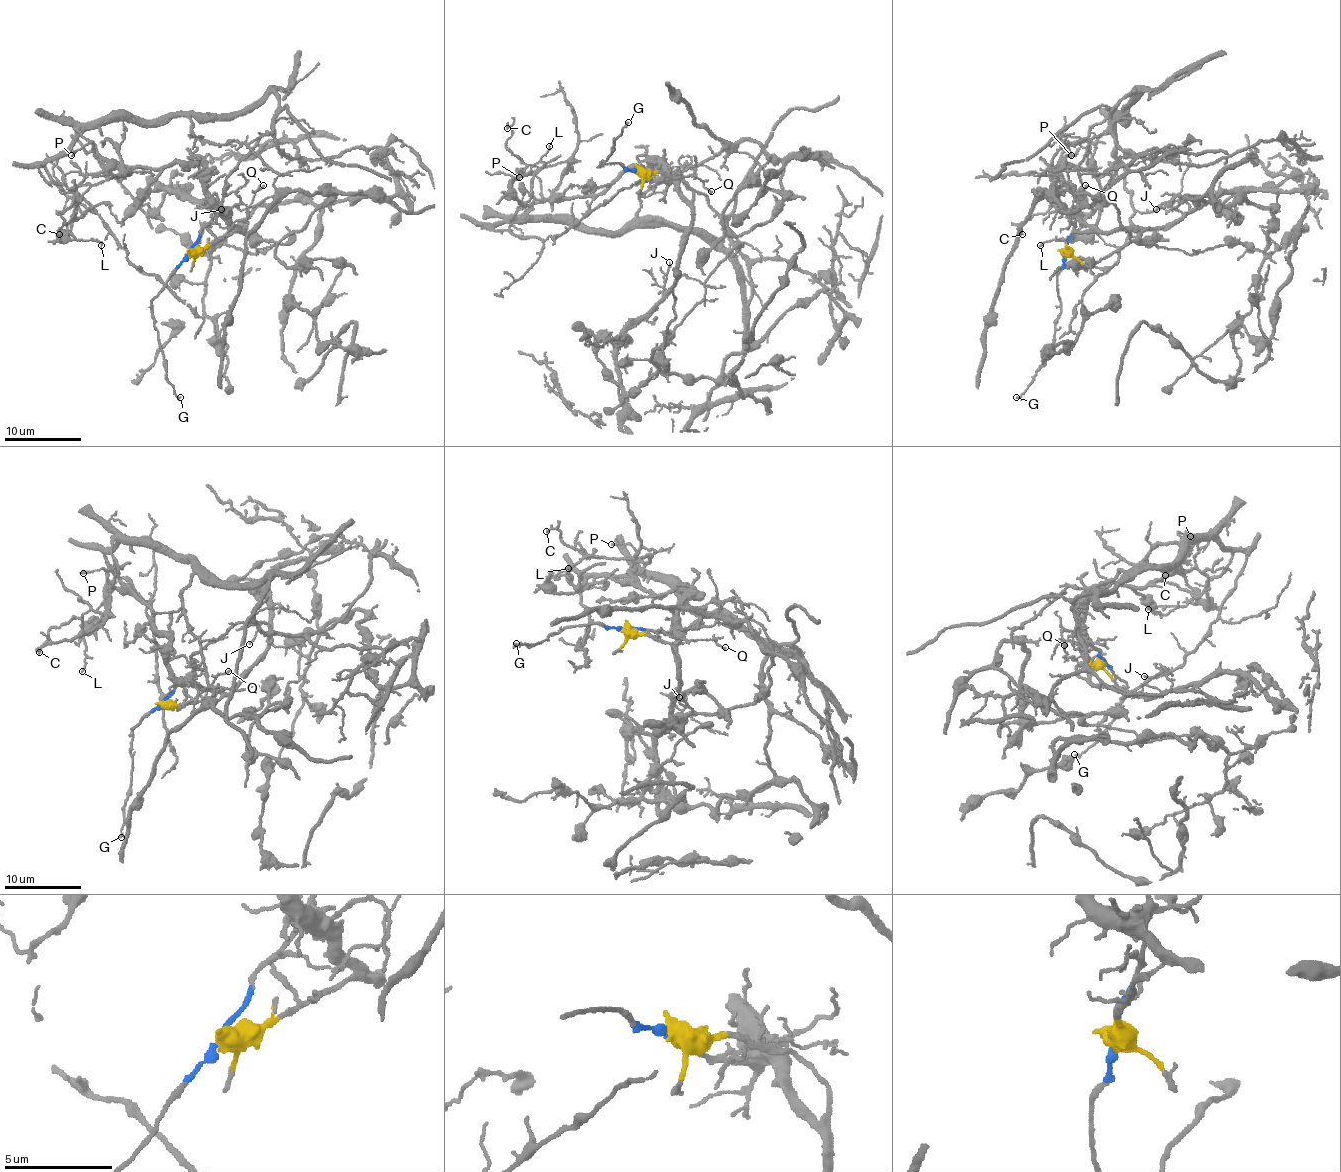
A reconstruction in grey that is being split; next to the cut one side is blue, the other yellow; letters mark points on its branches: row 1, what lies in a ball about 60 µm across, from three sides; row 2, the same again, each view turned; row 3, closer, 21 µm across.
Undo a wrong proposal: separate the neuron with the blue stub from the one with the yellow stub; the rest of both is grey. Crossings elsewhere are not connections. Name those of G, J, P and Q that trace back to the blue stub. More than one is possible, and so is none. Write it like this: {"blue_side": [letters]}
{"blue_side": ["G", "Q"]}

